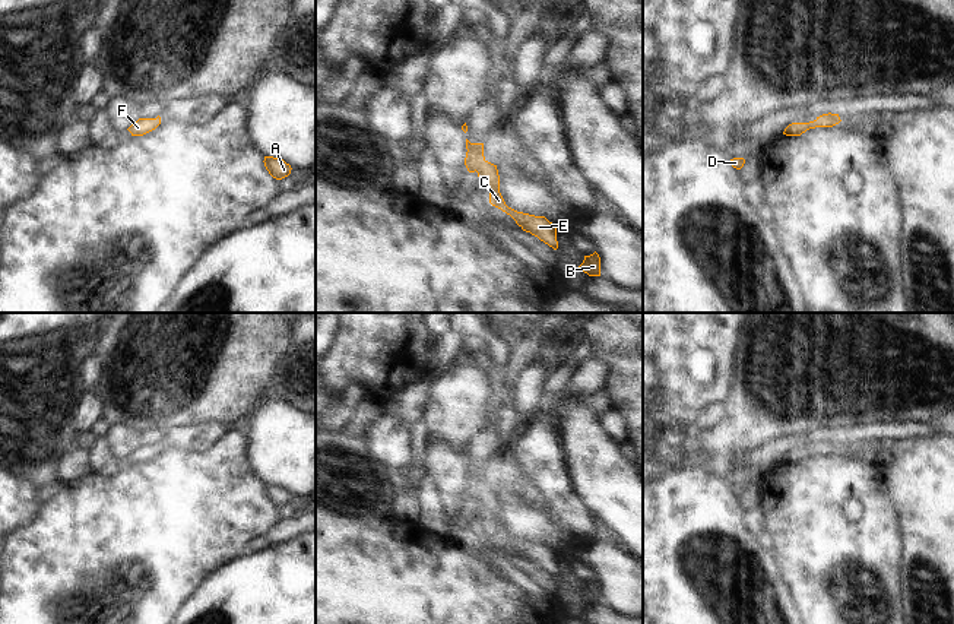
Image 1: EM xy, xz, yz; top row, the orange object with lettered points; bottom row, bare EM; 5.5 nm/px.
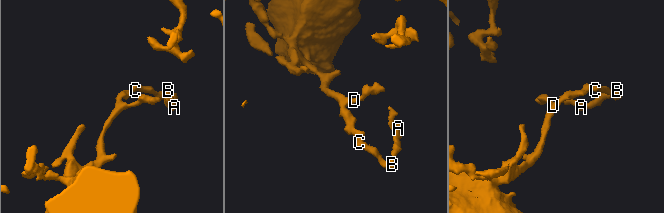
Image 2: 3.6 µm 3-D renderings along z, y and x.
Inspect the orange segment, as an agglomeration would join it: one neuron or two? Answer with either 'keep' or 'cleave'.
keep

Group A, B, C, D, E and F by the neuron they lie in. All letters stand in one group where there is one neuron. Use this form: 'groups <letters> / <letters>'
groups A B C D E F

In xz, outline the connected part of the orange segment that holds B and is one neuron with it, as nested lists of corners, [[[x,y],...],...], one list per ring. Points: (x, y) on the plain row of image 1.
[[[595,579],[590,583],[584,583],[583,590],[579,593],[589,604],[600,604],[600,585]]]

